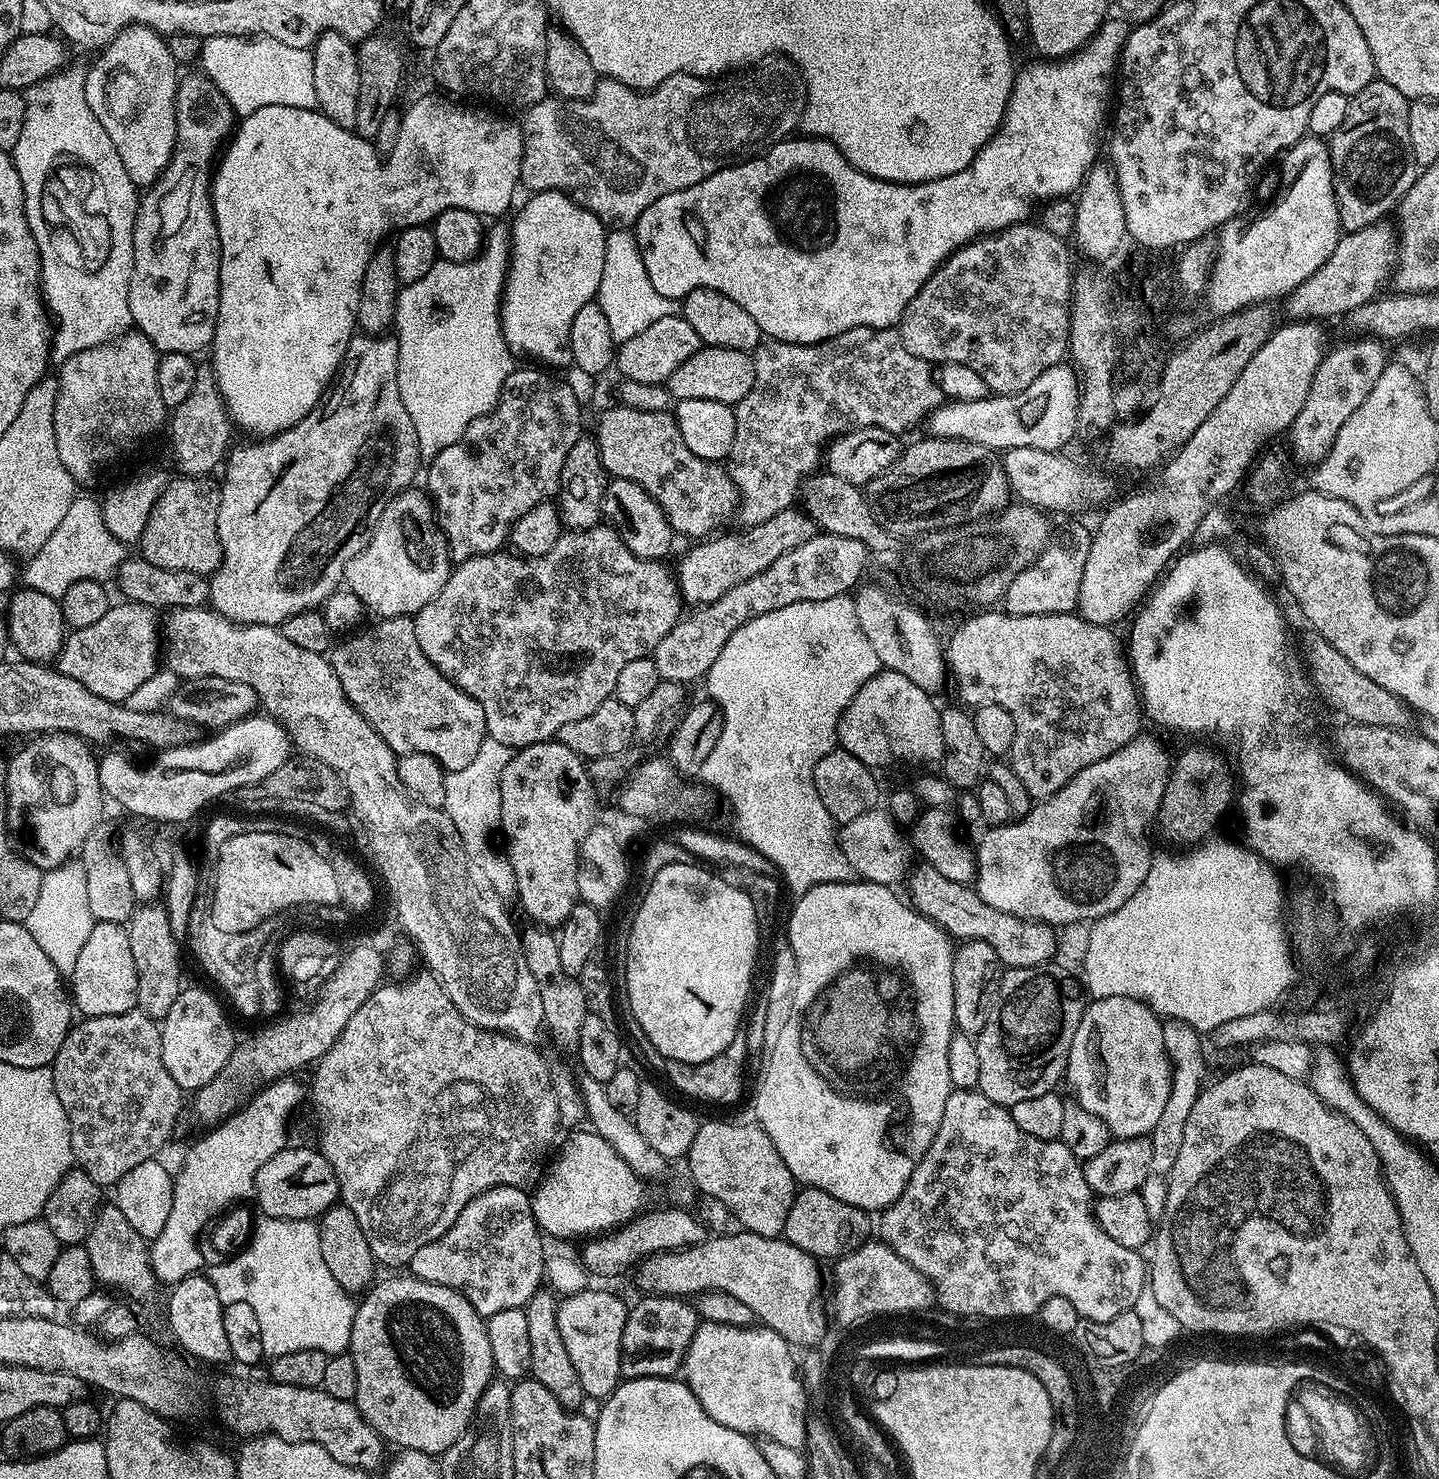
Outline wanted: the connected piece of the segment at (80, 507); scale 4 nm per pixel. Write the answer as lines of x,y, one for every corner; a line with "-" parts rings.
80,494
72,500
58,529
25,563
27,566
22,570
22,582
25,587
40,594
59,599
74,582
106,582
113,579
127,557
127,545
114,538
106,526
99,499

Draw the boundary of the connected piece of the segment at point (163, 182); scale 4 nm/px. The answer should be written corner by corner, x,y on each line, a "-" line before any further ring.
197,74
185,80
183,77
177,83
176,148
166,170
140,196
140,209
134,222
134,274
130,274
132,323
143,336
150,338
160,354
197,354
203,348
205,351
214,338
220,301
220,243
212,213
212,173
214,161
233,128
234,113
230,102
226,102
212,80

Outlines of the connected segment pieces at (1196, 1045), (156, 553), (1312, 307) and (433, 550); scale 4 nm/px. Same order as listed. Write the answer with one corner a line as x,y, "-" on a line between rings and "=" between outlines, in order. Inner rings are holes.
1165,1019
1162,1023
1162,1042
1166,1046
1168,1060
1172,1064
1172,1081
1170,1082
1170,1098
1166,1098
1166,1106
1158,1117
1158,1122
1150,1134
1152,1149
1150,1150
1150,1170
1146,1170
1146,1182
1142,1182
1139,1194
1142,1202
1146,1202
1146,1210
1150,1210
1153,1222
1159,1221
1166,1206
1168,1179
1174,1170
1174,1162
1178,1162
1178,1150
1182,1146
1182,1134
1186,1134
1186,1118
1190,1118
1190,1109
1198,1102
1201,1092
1205,1091
1204,1079
1208,1076
1208,1064
1204,1061
1204,1048
1200,1045
1201,1033
1196,1032
1189,1024
1181,1020
=
180,476
169,479
164,492
154,502
146,530
138,541
139,555
162,570
190,570
194,574
211,577
222,558
222,546
218,542
218,502
220,486
207,476
=
1388,222
1371,224
1357,232
1344,232
1338,246
1334,246
1334,254
1302,282
1293,292
1288,293
1283,301
1288,311
1287,319
1314,320
1328,322
1331,316
1350,314
1358,306
1368,300
1375,300
1381,295
1380,287
1391,281
1398,259
1398,240
1394,228
=
405,490
400,492
382,510
382,518
372,530
372,537
368,539
368,545
350,562
346,562
343,583
347,591
353,592
364,604
365,609
373,617
386,616
411,616
415,617
446,586
448,576
452,573
454,561
448,554
448,543
440,532
440,526
436,523
436,510
432,506
431,499
423,491

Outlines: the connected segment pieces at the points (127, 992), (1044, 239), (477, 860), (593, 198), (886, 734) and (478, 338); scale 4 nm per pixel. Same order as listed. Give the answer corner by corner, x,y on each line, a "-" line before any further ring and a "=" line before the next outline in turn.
114,922
93,923
90,938
86,938
86,946
82,946
82,951
78,953
78,962
70,974
70,996
74,1001
75,1011
84,1018
131,1012
137,1007
137,986
138,974
134,970
134,957
130,955
130,938
127,927
=
1025,222
1022,224
1012,224
1000,232
985,234
977,239
964,244
957,251
952,253
939,268
936,269
928,281
914,294
910,306
902,314
898,331
906,350
917,354
929,354
928,352
940,352
940,360
950,364
961,364
970,366
986,382
986,386
993,393
1002,396
1011,396
1014,392
1026,390
1038,374
1050,370
1056,364
1065,359
1068,352
1068,325
1070,323
1070,305
1072,303
1072,281
1074,279
1074,267
1072,260
1068,257
1068,248
1061,237
1050,234
1050,230
1040,227
1036,222
=
485,737
477,757
465,770
446,774
446,802
443,807
455,824
474,874
485,878
504,900
515,895
516,879
507,855
501,849
499,852
494,844
494,834
497,835
501,820
501,774
512,755
512,748
503,745
497,739
=
775,55
766,60
753,64
739,74
725,74
719,78
705,78
691,76
685,72
674,74
651,90
637,90
626,86
617,80
600,78
596,81
594,94
587,100
561,100
559,98
545,98
539,100
523,113
522,127
524,129
524,153
522,154
522,170
520,171
520,184
528,187
529,193
545,192
546,190
558,190
568,195
574,202
578,202
586,210
593,212
599,220
608,226
632,226
635,225
646,206
650,206
658,198
666,194
674,194
674,190
686,190
723,168
729,168
731,164
739,164
760,155
767,148
780,140
787,140
801,127
804,118
804,108
808,105
808,91
804,85
804,75
800,67
787,56
=
887,670
877,671
874,678
870,678
862,686
862,690
858,690
858,694
854,694
854,698
849,700
844,706
844,713
840,715
839,720
834,725
834,736
838,741
839,747
846,749
850,754
854,754
854,758
858,758
862,763
867,764
869,768
879,769
879,764
892,764
895,760
905,760
908,764
936,764
939,765
944,758
944,747
942,746
942,726
940,725
940,708
932,705
933,697
927,692
923,692
918,686
914,686
914,682
910,682
910,678
905,678
897,672
=
500,222
487,229
483,245
473,260
463,260
462,262
450,262
449,260
437,259
436,264
418,282
410,282
399,289
396,300
396,317
394,323
394,335
398,342
398,390
402,394
402,402
406,406
406,414
410,414
410,422
414,422
414,430
418,434
418,450
421,461
431,462
438,453
446,450
446,446
454,446
458,438
479,416
485,416
496,407
500,401
500,392
504,389
506,378
514,371
514,353
508,349
506,338
502,334
500,325
500,299
504,297
504,279
508,276
508,257
512,254
512,241
507,227
504,228

